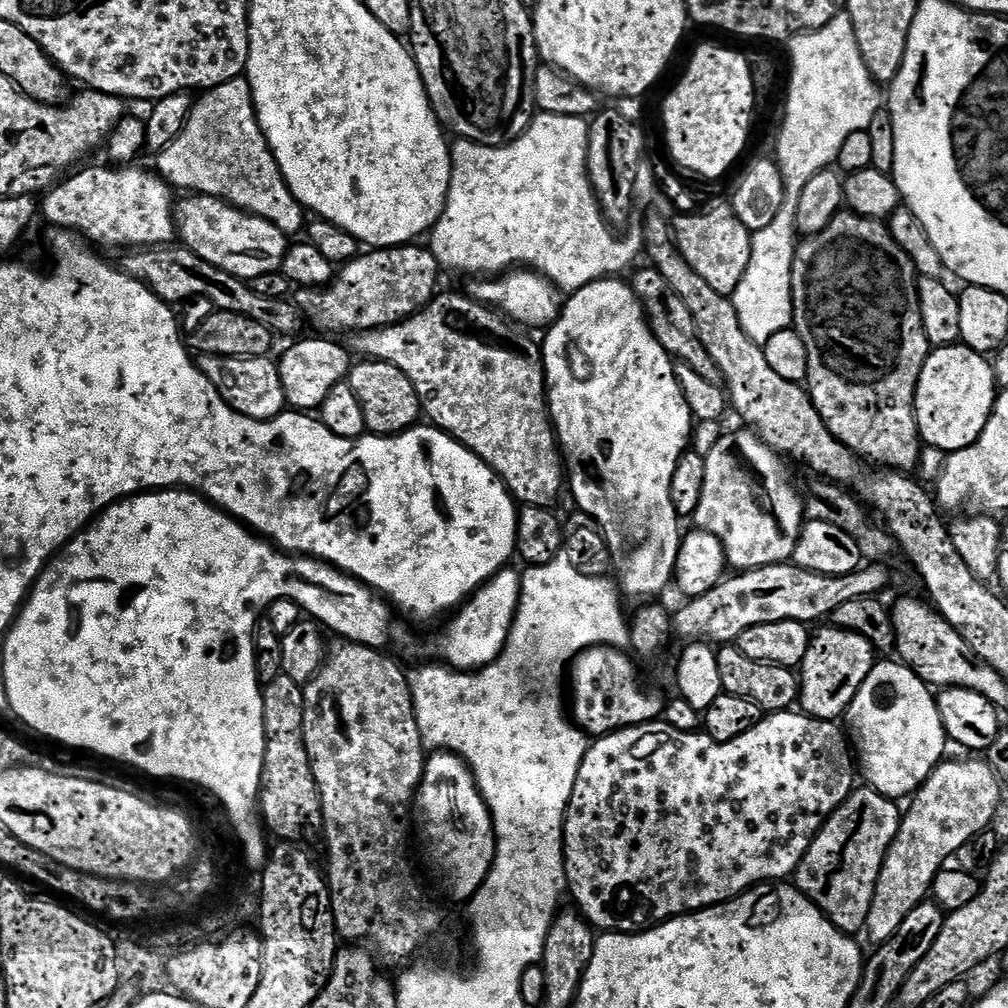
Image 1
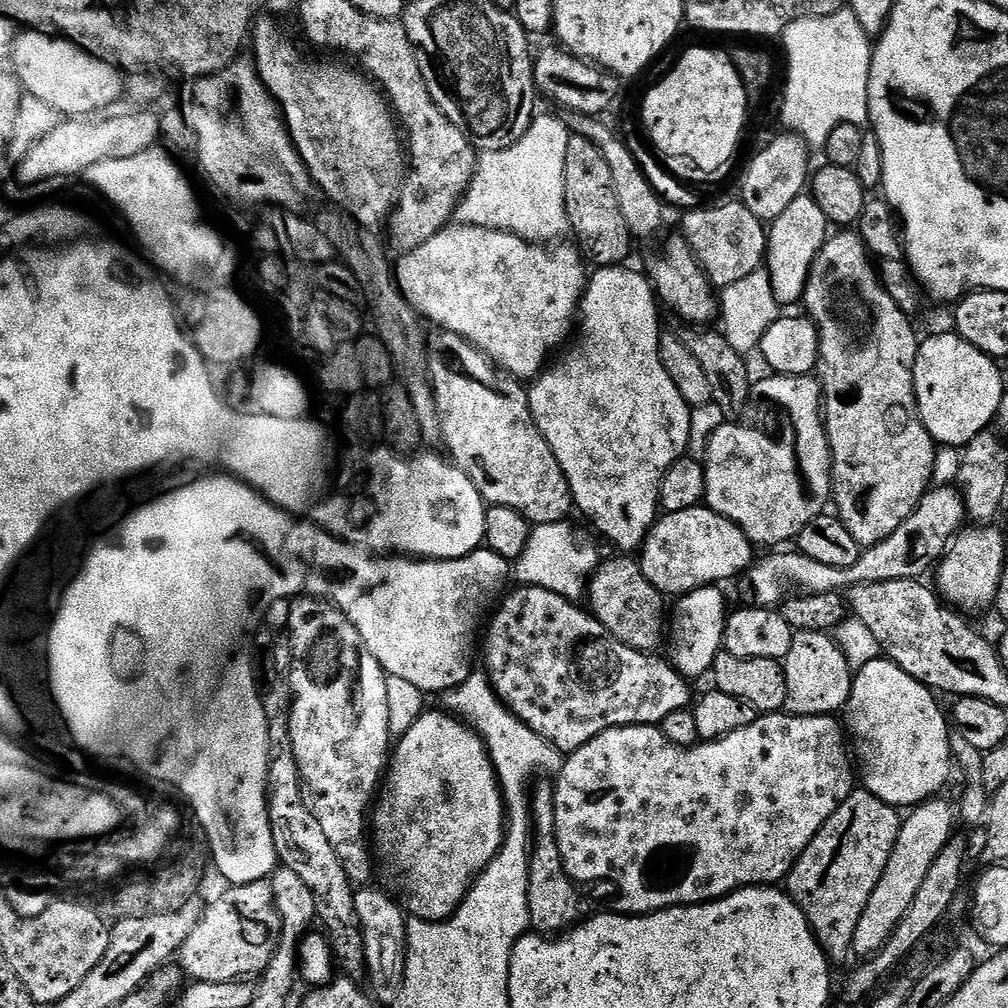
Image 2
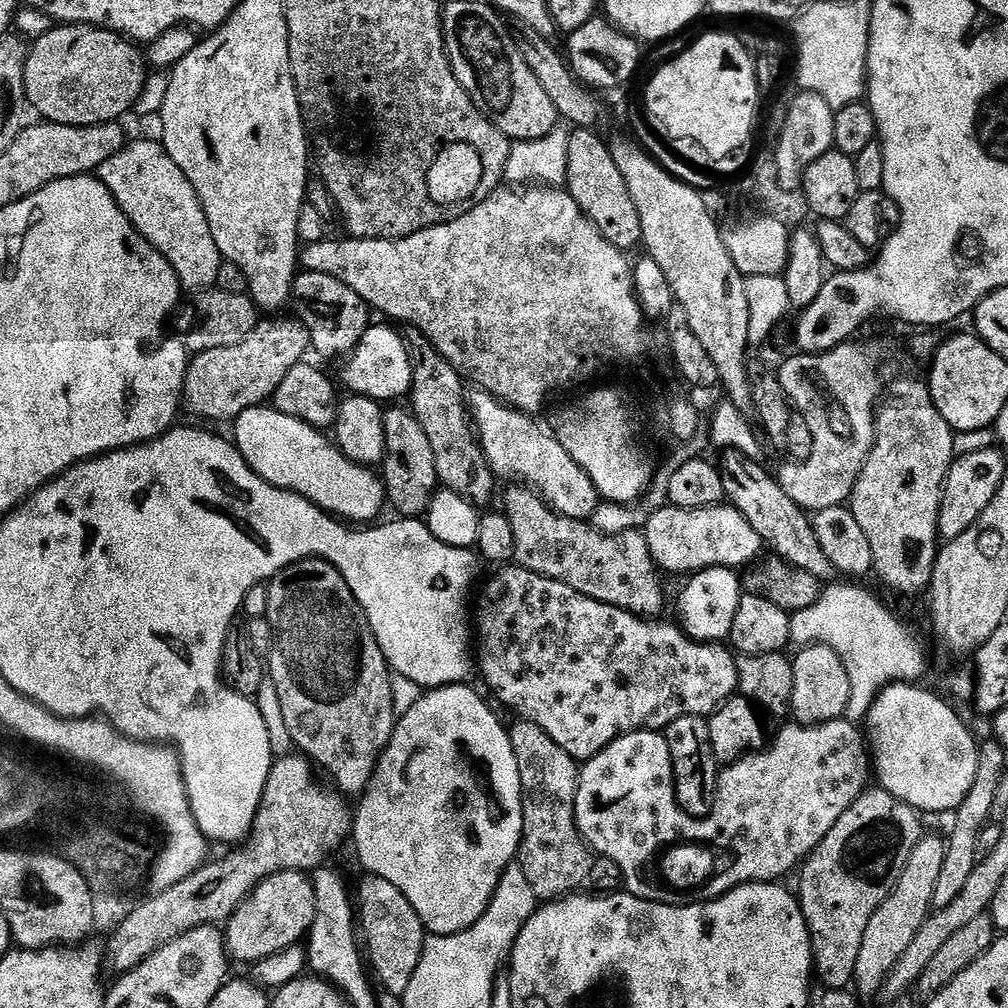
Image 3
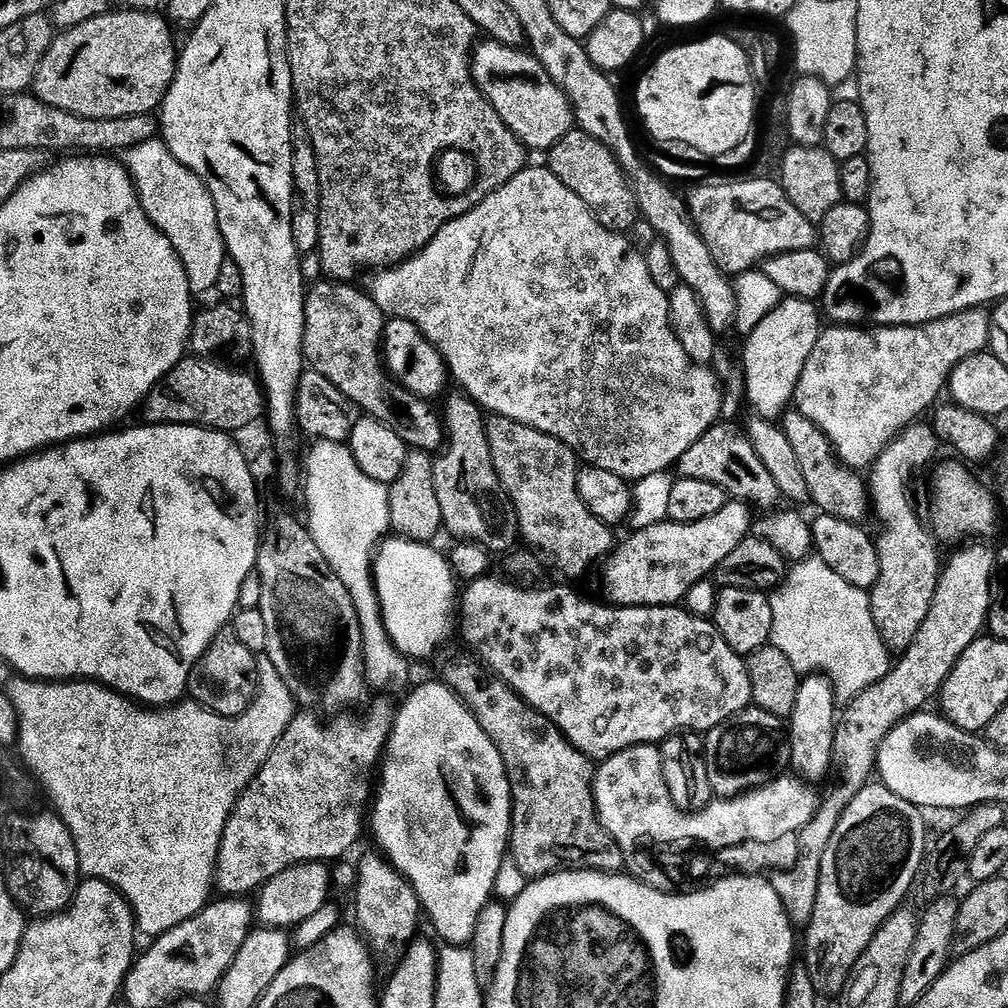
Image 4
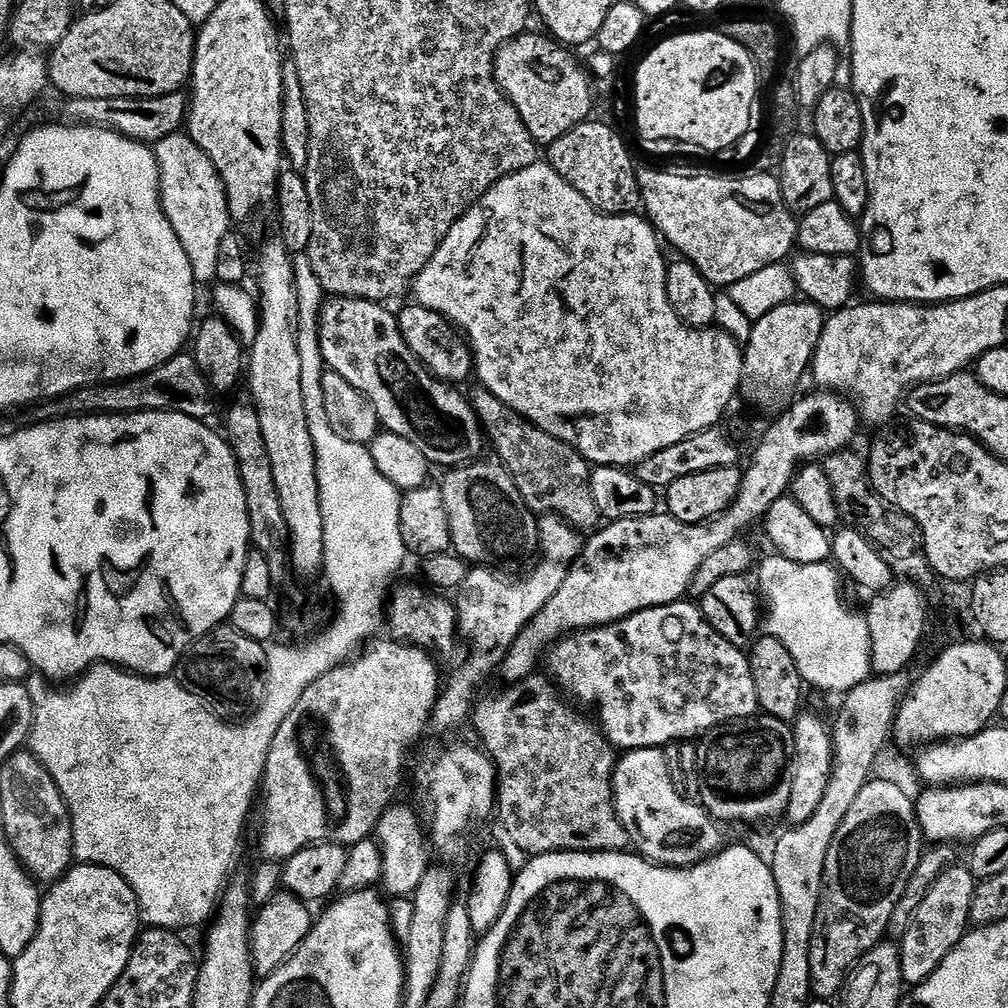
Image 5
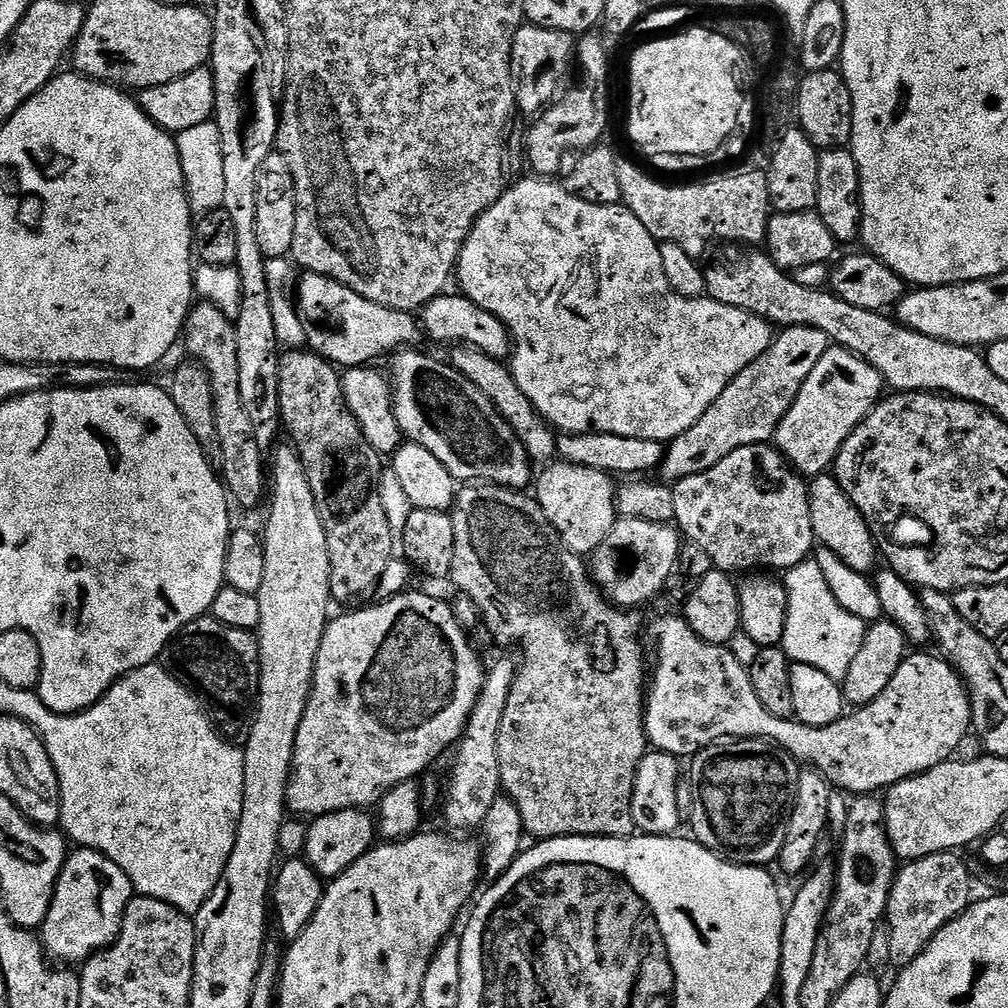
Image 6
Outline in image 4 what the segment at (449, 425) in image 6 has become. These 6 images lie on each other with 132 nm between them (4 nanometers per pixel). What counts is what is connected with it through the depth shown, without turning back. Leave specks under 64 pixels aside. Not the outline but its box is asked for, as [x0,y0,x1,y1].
[303,280,440,450]

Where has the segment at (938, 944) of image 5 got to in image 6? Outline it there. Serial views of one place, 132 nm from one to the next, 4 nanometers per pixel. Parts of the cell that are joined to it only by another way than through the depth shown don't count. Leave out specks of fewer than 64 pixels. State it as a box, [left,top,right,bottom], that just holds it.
[886,851,973,966]

